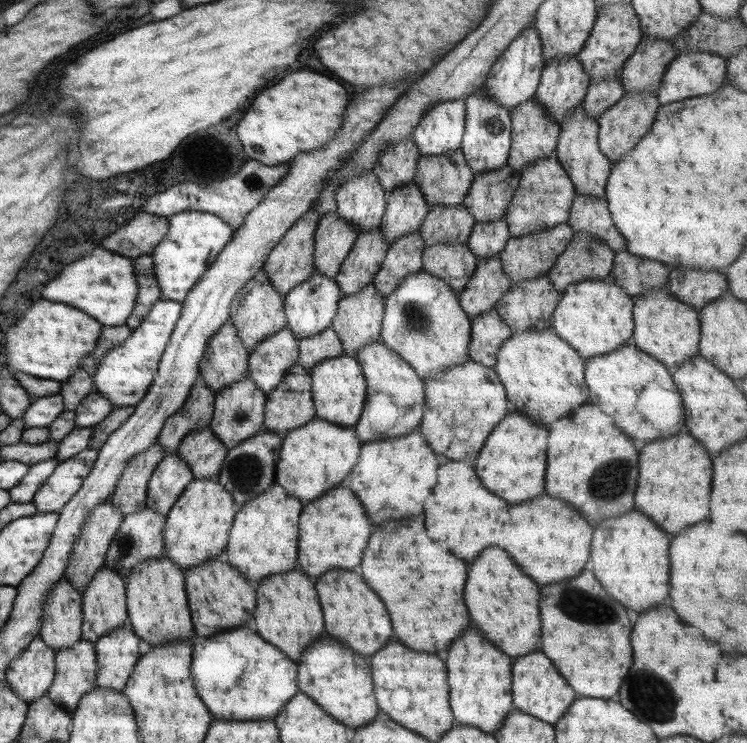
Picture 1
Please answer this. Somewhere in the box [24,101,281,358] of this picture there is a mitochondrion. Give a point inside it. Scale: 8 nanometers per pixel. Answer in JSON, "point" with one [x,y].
{"point":[257,185]}

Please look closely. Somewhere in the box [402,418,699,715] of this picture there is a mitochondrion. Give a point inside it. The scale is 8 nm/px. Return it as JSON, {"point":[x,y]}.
{"point":[582,606]}

